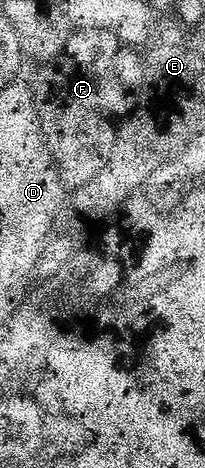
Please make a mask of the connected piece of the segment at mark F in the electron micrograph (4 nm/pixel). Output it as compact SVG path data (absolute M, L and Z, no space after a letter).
M77 28L66 42L62 54L39 69L36 80L31 81L32 97L36 103L36 113L40 129L52 155L52 161L60 175L65 189L86 186L90 178L95 178L98 170L106 166L110 150L114 150L116 129L127 117L141 87L144 70L142 56L135 47L124 44L110 30Z

